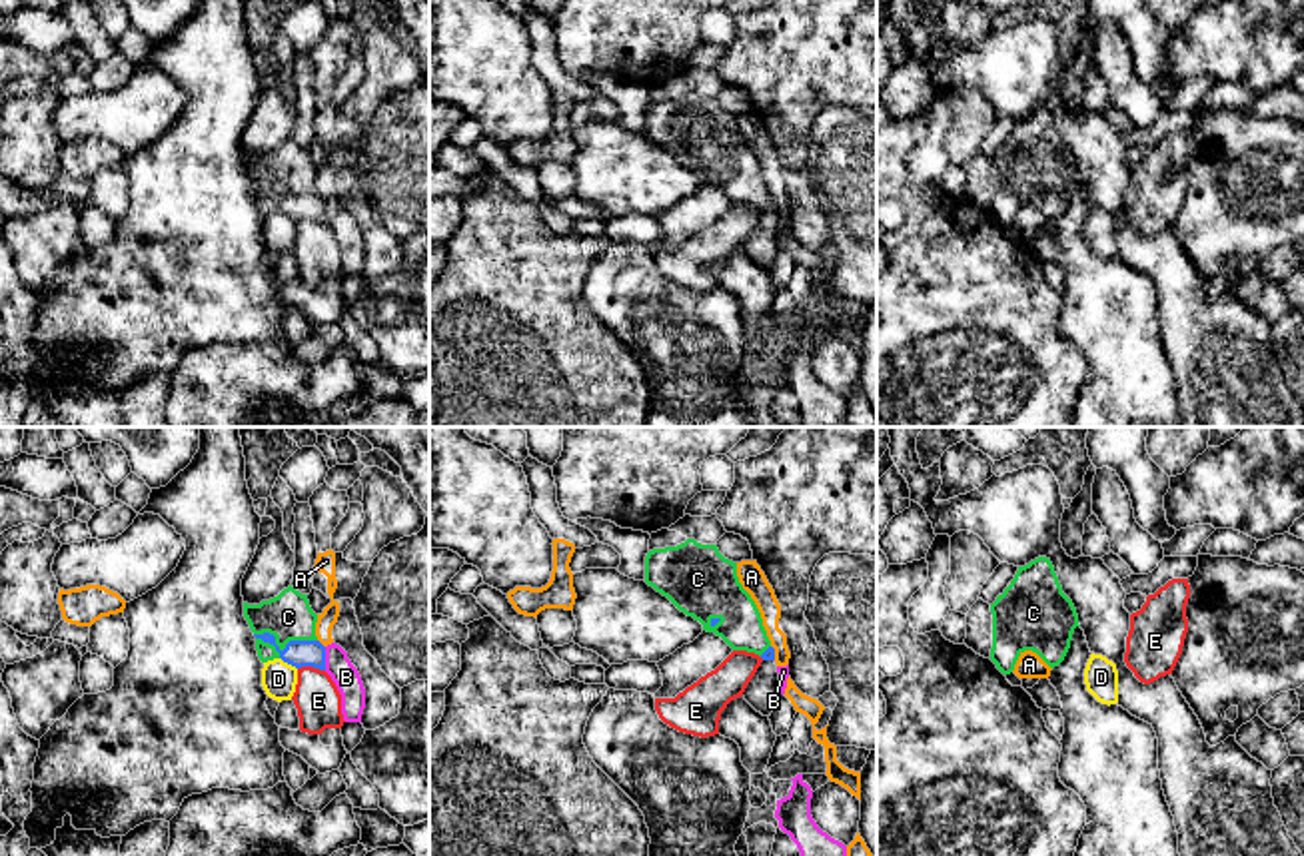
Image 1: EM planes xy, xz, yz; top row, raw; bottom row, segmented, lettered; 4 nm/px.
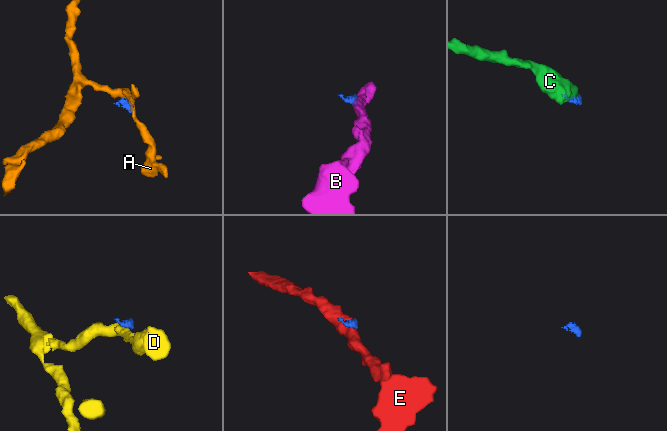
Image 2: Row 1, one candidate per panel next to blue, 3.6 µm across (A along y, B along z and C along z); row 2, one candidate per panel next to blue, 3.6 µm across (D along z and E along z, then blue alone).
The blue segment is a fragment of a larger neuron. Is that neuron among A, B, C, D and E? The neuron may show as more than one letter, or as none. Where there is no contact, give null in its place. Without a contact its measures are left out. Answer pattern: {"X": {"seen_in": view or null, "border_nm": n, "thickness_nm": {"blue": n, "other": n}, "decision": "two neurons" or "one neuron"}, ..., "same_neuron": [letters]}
{"A": {"seen_in": "xy", "border_nm": 50, "thickness_nm": {"blue": 110, "other": 70}, "decision": "two neurons"}, "B": {"seen_in": "xy", "border_nm": 100, "thickness_nm": {"blue": 110, "other": 110}, "decision": "two neurons"}, "C": {"seen_in": "xy", "border_nm": 260, "thickness_nm": {"blue": 110, "other": 190}, "decision": "one neuron"}, "D": {"seen_in": "xy", "border_nm": 90, "thickness_nm": {"blue": 110, "other": 140}, "decision": "two neurons"}, "E": {"seen_in": "xy", "border_nm": 110, "thickness_nm": {"blue": 110, "other": 190}, "decision": "two neurons"}, "same_neuron": ["C"]}

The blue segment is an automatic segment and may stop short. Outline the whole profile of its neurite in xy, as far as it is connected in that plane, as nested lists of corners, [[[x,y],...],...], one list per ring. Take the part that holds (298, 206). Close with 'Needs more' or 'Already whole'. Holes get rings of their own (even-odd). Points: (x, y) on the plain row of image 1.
[[[290,138],[260,158],[244,156],[244,170],[256,190],[262,215],[282,212],[296,221],[326,223],[326,200],[316,190],[318,168],[312,164],[308,148]]]. Needs more

